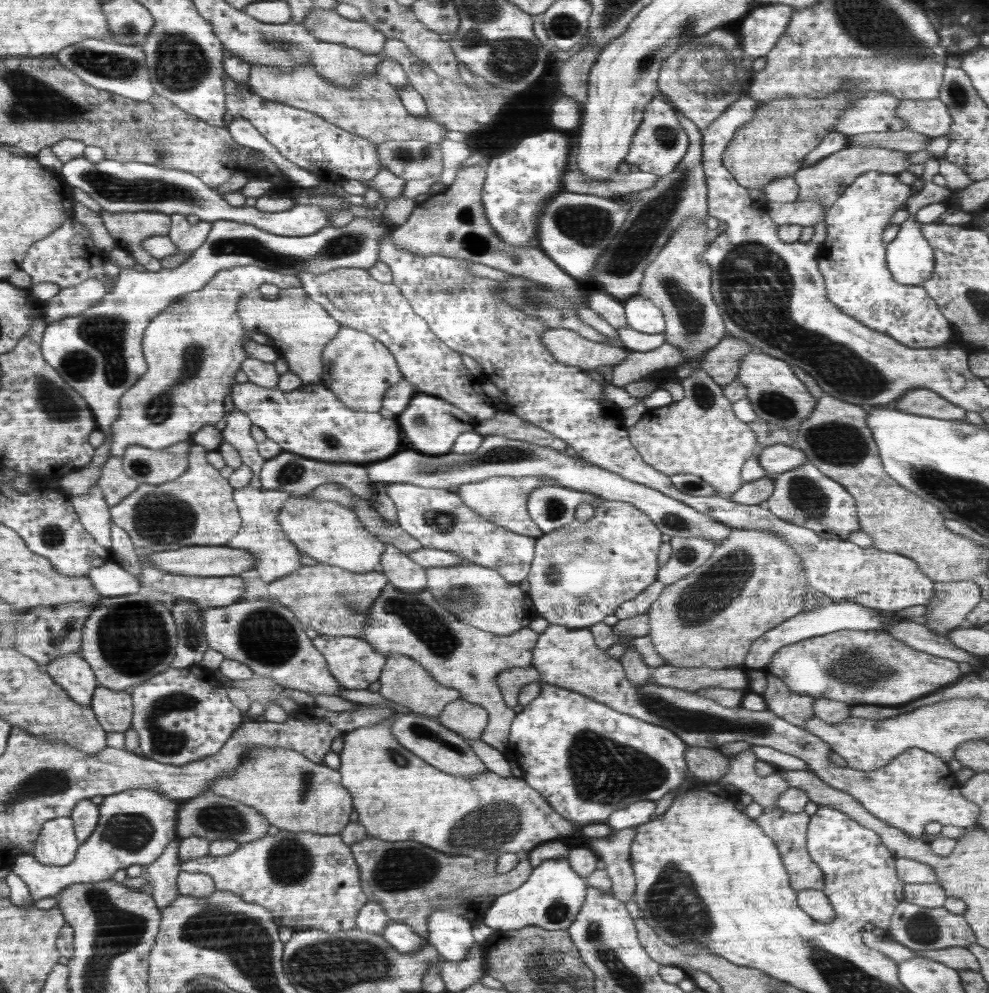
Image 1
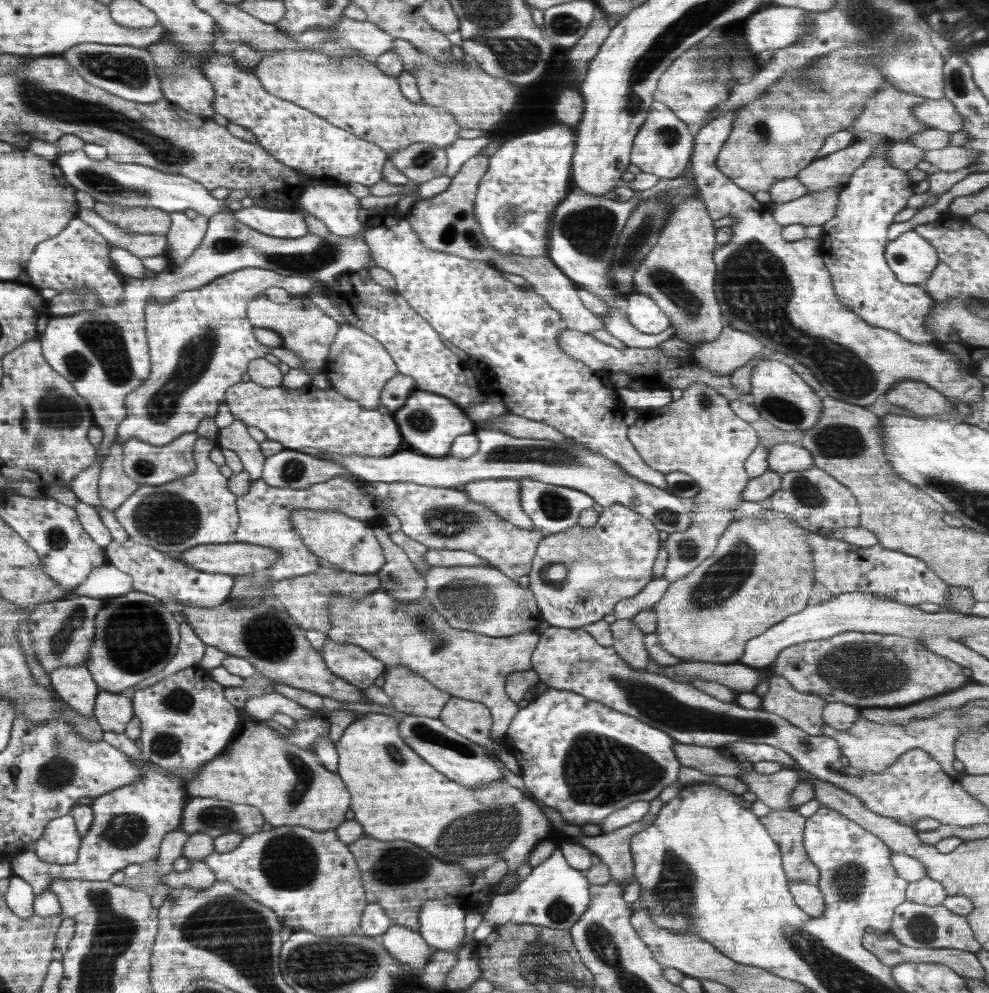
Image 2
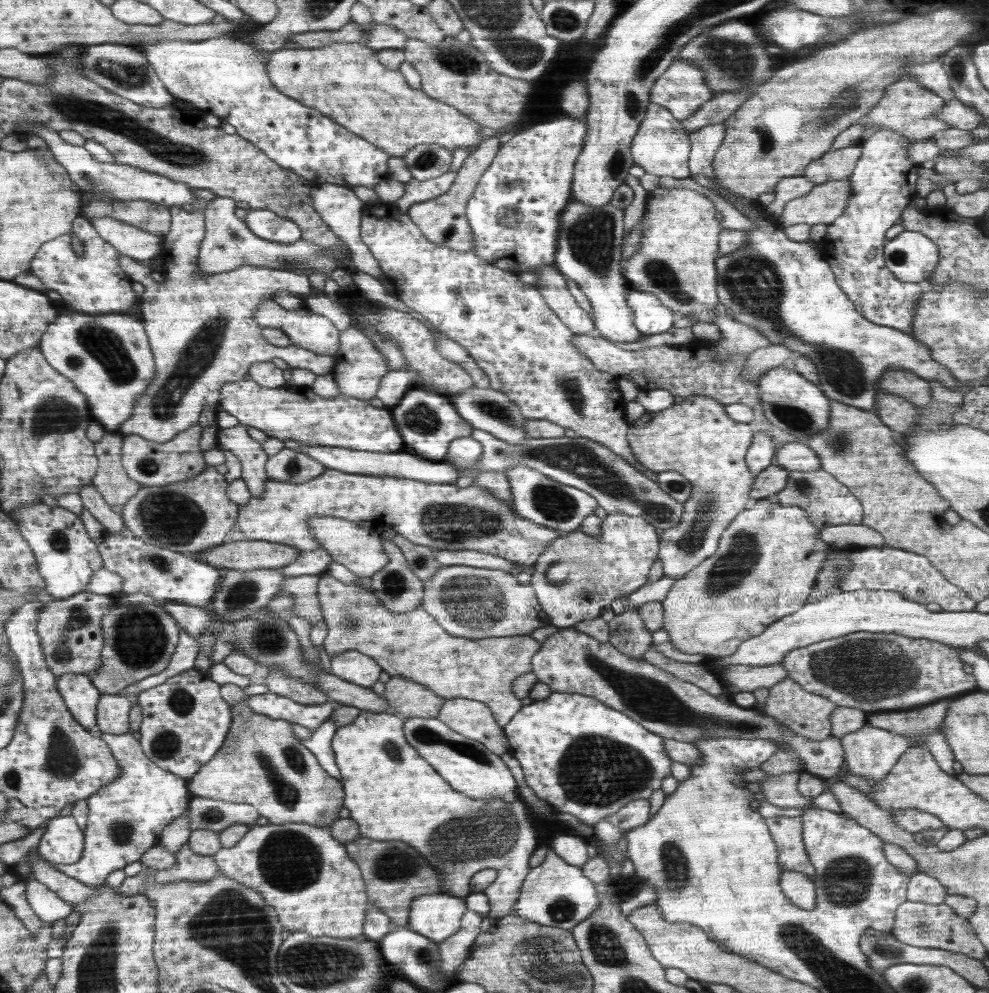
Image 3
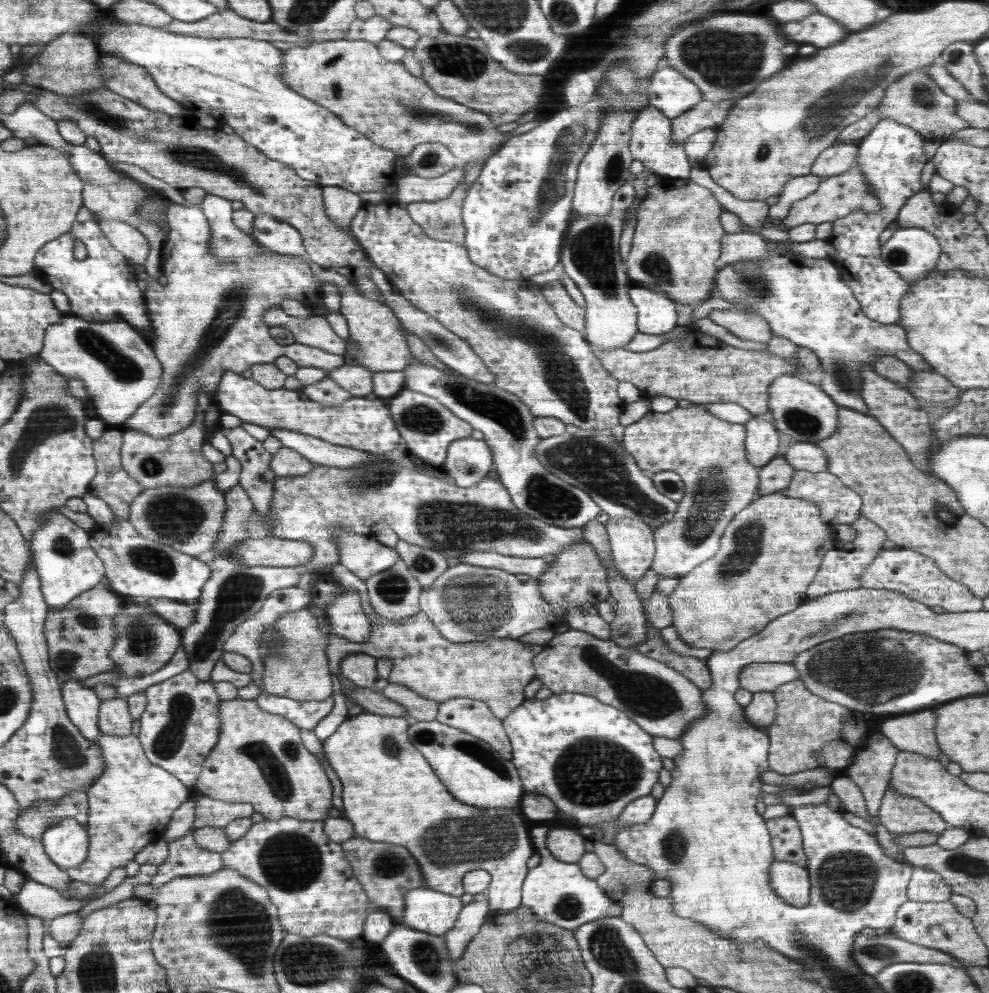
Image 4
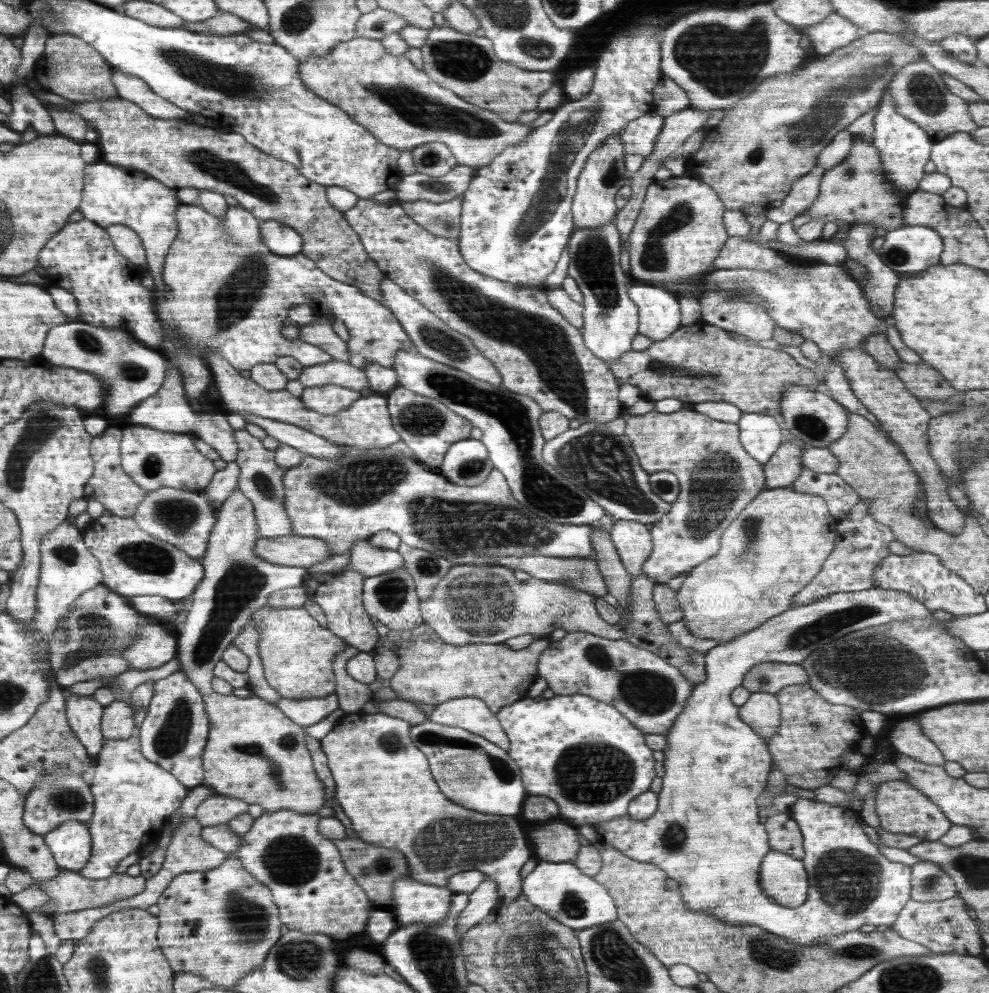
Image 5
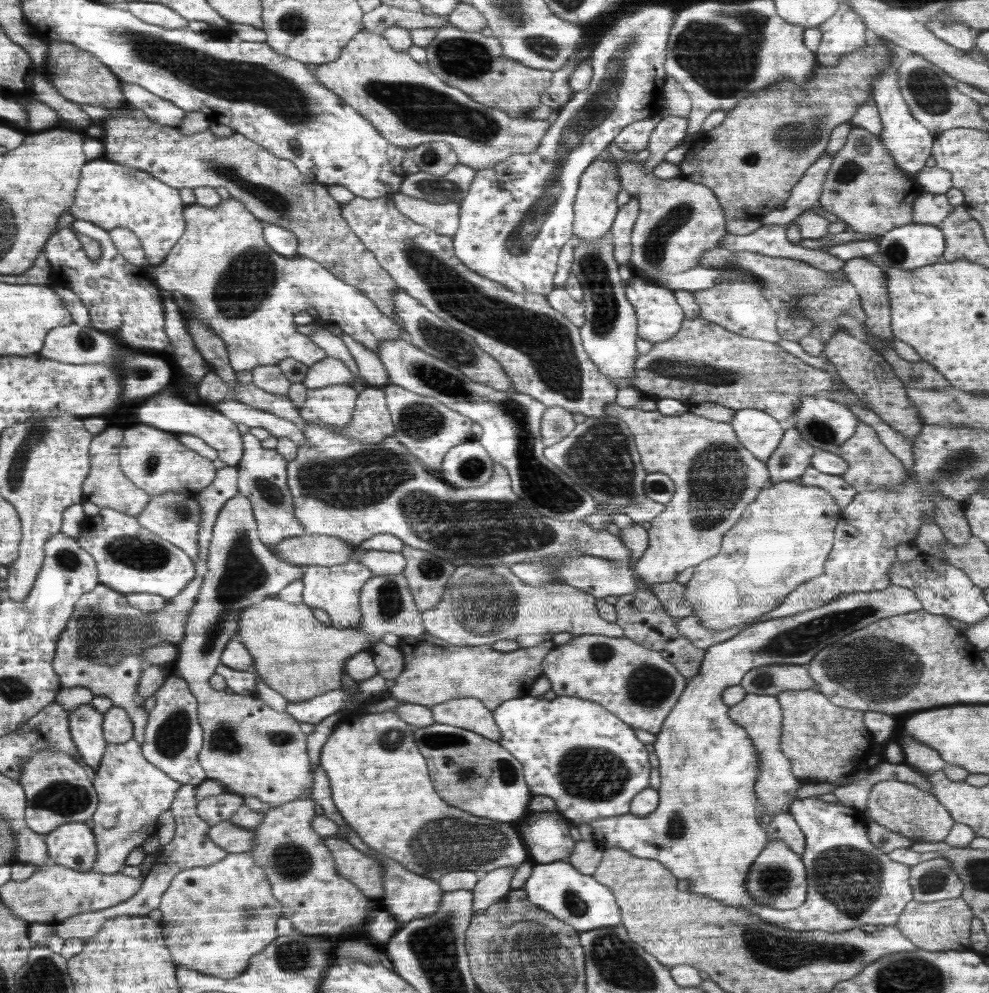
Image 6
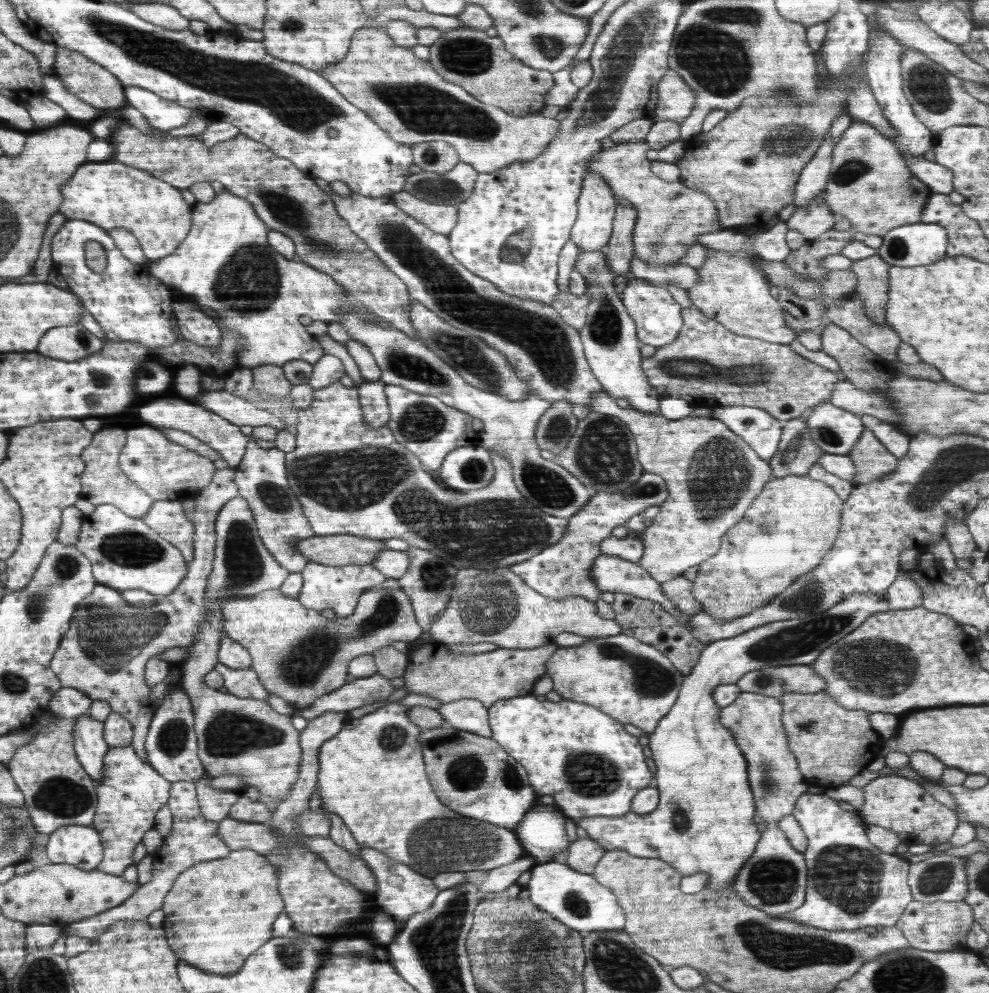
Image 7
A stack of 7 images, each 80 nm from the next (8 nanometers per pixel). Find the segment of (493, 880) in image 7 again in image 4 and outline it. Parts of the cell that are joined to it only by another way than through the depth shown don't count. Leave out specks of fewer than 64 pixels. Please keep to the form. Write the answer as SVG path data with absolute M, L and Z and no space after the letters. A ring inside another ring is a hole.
M487 890L474 895L474 900L462 907L454 926L445 934L445 943L453 966L459 962L470 939L479 931L488 915L489 906Z

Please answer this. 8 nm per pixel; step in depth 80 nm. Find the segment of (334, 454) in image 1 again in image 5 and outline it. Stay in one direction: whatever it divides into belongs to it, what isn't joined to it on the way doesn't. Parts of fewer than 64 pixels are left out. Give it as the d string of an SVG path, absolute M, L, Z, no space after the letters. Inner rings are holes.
M214 354L210 359L209 368L213 374L213 380L220 392L219 401L224 404L226 411L240 416L258 416L258 418L270 418L276 422L300 427L320 436L334 444L383 449L400 440L397 430L394 430L391 417L387 408L387 398L380 393L372 391L363 393L348 409L336 415L322 415L310 410L309 406L284 389L281 391L268 391L253 379L244 378L226 359L220 354Z

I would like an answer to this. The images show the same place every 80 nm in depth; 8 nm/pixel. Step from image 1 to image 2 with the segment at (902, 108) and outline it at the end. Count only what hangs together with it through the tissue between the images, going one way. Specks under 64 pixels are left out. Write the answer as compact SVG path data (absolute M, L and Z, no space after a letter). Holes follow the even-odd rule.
M944 97L917 104L913 108L913 115L930 129L955 133L964 126L964 119L957 113L956 107Z

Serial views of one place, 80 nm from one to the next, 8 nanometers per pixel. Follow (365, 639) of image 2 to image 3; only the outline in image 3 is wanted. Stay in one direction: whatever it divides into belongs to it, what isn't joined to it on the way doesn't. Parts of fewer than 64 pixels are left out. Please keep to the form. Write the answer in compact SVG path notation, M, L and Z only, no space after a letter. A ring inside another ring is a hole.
M326 571L326 576L322 575L322 590L318 590L318 595L321 603L321 609L324 611L324 619L328 627L328 634L324 640L324 650L326 650L328 656L332 658L335 654L340 654L345 650L356 650L362 654L367 654L374 658L376 662L381 666L381 668L386 671L390 676L401 676L402 678L407 678L412 682L417 682L418 684L424 685L429 688L434 694L441 696L443 699L454 699L454 698L467 698L470 700L477 700L478 702L484 703L492 711L498 726L506 726L510 719L521 709L521 706L525 703L524 700L520 700L512 690L512 685L515 678L522 676L528 672L533 672L531 665L531 660L534 654L540 650L541 644L535 639L530 637L530 634L526 635L516 635L510 637L494 637L494 638L464 638L463 636L452 636L448 634L437 622L434 616L428 614L421 605L419 605L414 610L410 612L403 612L402 614L394 614L389 610L385 609L385 606L378 602L378 599L371 593L371 591L366 588L357 587L354 585L346 585L336 578L328 576Z

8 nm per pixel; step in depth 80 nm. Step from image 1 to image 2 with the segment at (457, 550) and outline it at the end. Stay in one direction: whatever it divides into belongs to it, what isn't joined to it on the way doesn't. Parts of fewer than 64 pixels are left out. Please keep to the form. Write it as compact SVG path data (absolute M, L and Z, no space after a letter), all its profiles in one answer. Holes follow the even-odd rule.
M335 476L324 482L311 484L301 489L270 486L261 479L252 480L251 489L244 496L237 497L237 510L240 512L240 524L236 530L236 536L233 537L232 541L260 546L264 545L272 549L272 552L278 554L278 561L262 572L262 575L265 575L270 581L279 581L285 578L310 574L311 572L317 572L317 570L321 568L320 564L318 564L321 559L312 554L312 551L306 546L306 542L293 530L291 514L293 514L297 508L337 510L337 512L366 522L371 527L377 524L383 524L385 512L391 512L400 521L401 531L406 536L421 542L424 546L428 548L472 552L472 554L480 556L482 560L486 560L487 565L496 567L508 578L516 580L521 576L529 574L537 546L545 537L545 534L540 529L521 529L502 520L493 510L487 509L487 506L474 502L463 488L453 489L424 486L416 484L415 482L351 481L341 476Z

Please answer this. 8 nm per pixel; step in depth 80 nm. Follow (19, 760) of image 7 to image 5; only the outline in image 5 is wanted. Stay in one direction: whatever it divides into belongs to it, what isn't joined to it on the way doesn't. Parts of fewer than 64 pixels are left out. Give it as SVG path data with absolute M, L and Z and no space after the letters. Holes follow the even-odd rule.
M48 774L42 777L38 788L28 798L25 798L23 810L24 826L38 836L44 836L58 829L67 821L77 821L87 824L92 820L96 808L92 788L84 782L82 776L62 776Z

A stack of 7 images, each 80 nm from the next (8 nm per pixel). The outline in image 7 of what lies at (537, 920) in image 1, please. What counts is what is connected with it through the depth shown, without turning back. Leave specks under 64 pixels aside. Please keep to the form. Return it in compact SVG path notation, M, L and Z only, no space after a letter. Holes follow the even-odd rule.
M554 860L536 864L525 887L530 902L581 934L598 930L623 930L625 927L625 912L618 905L616 896L593 875L574 870L567 864Z

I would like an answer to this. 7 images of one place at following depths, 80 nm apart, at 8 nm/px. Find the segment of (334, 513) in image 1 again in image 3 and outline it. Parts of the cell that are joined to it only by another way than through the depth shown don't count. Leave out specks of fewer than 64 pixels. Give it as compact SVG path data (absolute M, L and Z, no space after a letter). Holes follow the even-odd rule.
M312 516L309 526L313 537L327 550L333 562L342 564L358 577L368 578L388 564L388 556L377 532L362 528L358 523L332 516Z

